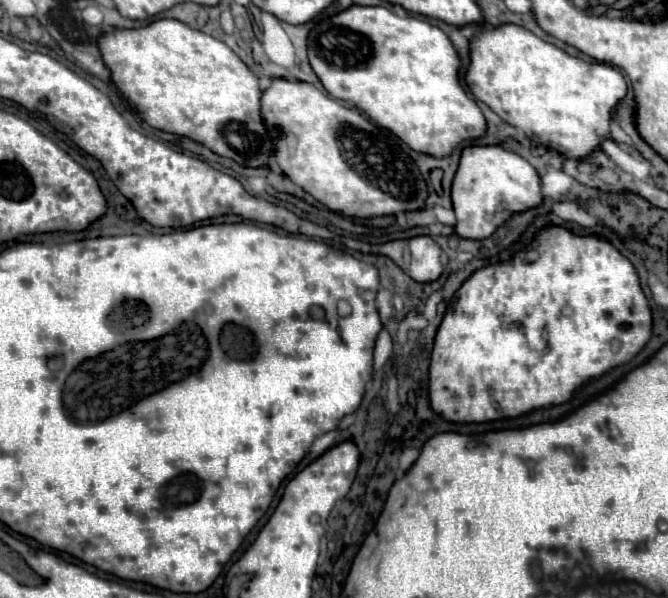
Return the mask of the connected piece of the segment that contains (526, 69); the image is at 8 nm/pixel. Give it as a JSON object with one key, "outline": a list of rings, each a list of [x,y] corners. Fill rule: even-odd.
{"outline":[[[504,24],[498,28],[482,30],[480,36],[472,40],[470,52],[472,60],[466,74],[466,84],[470,92],[480,102],[490,106],[502,120],[526,132],[526,136],[536,144],[552,148],[566,158],[584,160],[592,152],[600,150],[606,140],[612,138],[610,126],[616,124],[616,106],[628,94],[628,84],[624,76],[612,66],[588,64],[574,56],[568,56],[558,46],[540,40],[530,30],[516,24]]]}

